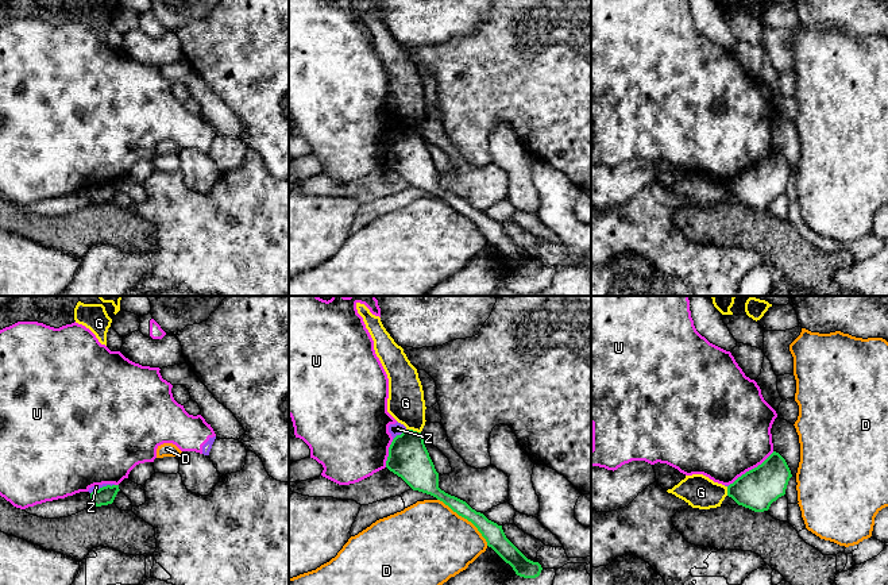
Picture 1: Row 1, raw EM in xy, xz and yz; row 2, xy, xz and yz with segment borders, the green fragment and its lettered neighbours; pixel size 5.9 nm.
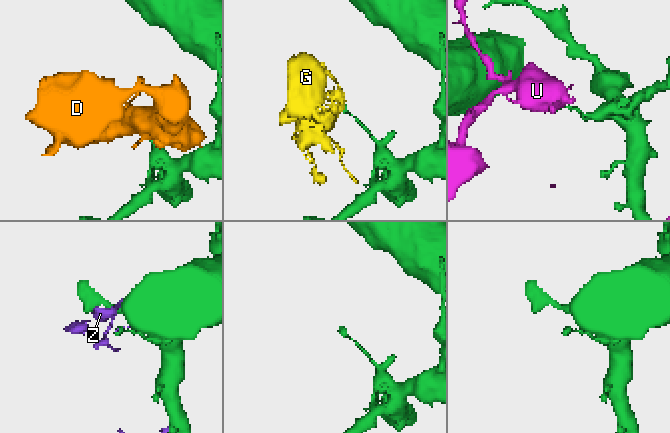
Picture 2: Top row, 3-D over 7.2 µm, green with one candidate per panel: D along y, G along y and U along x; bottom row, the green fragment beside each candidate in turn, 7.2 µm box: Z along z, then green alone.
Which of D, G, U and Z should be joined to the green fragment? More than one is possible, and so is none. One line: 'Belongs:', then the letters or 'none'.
Belongs: none

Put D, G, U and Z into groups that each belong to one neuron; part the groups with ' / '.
D / G / U Z

